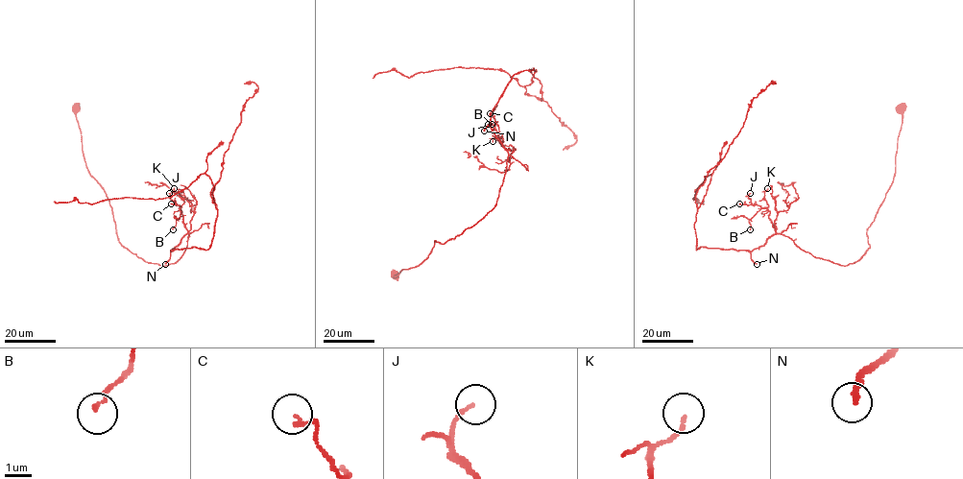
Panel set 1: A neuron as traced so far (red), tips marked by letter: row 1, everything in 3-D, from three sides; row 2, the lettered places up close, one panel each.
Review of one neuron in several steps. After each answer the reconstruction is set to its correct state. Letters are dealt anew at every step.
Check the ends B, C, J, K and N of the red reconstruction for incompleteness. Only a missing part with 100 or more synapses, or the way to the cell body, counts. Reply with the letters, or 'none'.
N

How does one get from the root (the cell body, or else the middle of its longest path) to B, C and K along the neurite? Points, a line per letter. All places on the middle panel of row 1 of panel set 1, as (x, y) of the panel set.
B: (396, 275), (419, 266), (435, 241), (453, 239), (495, 204), (508, 153), (499, 139), (498, 126), (492, 124)
C: (396, 275), (419, 266), (431, 252), (435, 241), (443, 244), (453, 239), (495, 204), (508, 153), (490, 113)
K: (396, 275), (419, 266), (435, 241), (453, 239), (494, 206), (508, 153), (501, 139), (493, 141)

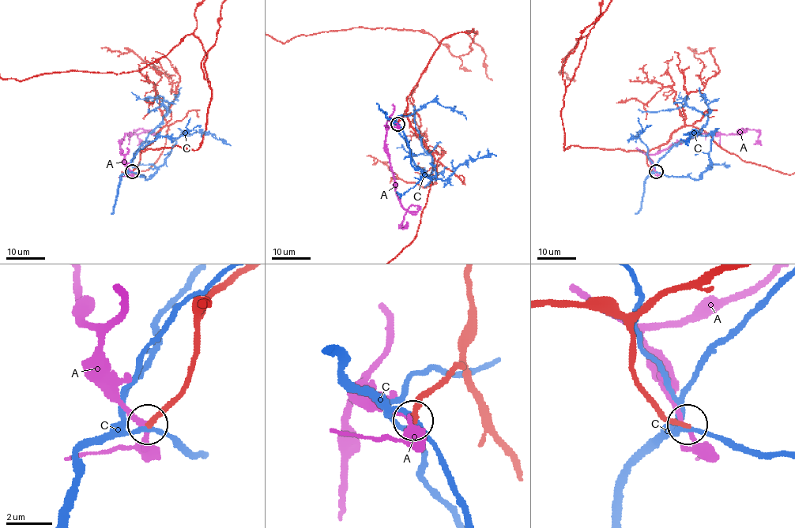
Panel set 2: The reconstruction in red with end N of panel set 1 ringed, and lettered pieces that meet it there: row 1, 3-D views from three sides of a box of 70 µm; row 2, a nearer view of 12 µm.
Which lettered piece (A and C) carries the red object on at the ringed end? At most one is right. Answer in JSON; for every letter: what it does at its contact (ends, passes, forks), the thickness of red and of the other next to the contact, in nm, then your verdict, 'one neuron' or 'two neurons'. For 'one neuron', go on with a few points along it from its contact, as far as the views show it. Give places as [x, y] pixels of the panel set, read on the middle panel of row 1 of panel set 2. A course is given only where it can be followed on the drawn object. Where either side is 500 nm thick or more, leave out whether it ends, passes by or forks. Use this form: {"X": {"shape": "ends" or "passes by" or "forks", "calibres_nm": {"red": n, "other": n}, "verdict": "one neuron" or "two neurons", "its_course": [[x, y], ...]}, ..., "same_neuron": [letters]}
{"A": {"shape": "passes by", "calibres_nm": {"red": 220, "other": 190}, "verdict": "two neurons"}, "C": {"shape": "passes by", "calibres_nm": {"red": 220, "other": 170}, "verdict": "two neurons"}, "same_neuron": []}

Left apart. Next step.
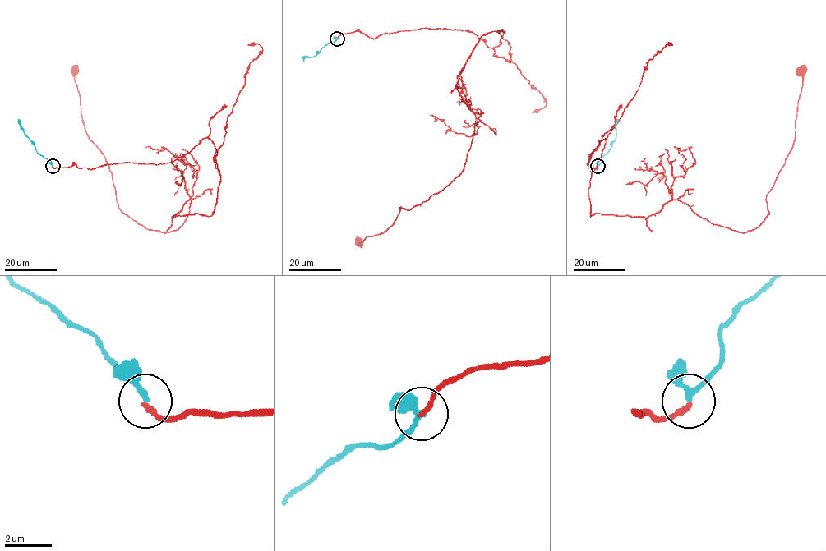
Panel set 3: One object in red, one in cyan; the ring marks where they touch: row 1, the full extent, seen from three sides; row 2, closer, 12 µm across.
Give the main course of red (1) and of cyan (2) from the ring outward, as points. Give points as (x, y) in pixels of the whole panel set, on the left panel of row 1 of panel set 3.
1: (53, 167), (173, 163), (209, 138), (214, 212), (173, 218), (191, 199), (166, 232), (124, 213), (75, 70)
2: (53, 166), (36, 150), (19, 119)

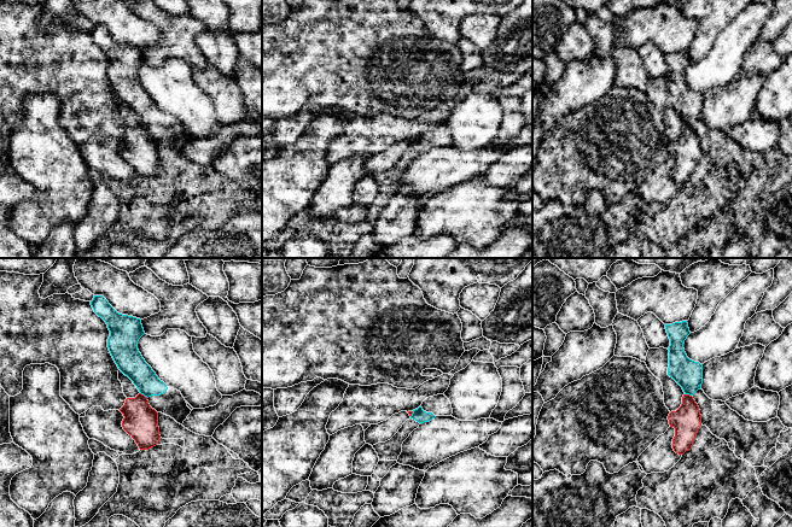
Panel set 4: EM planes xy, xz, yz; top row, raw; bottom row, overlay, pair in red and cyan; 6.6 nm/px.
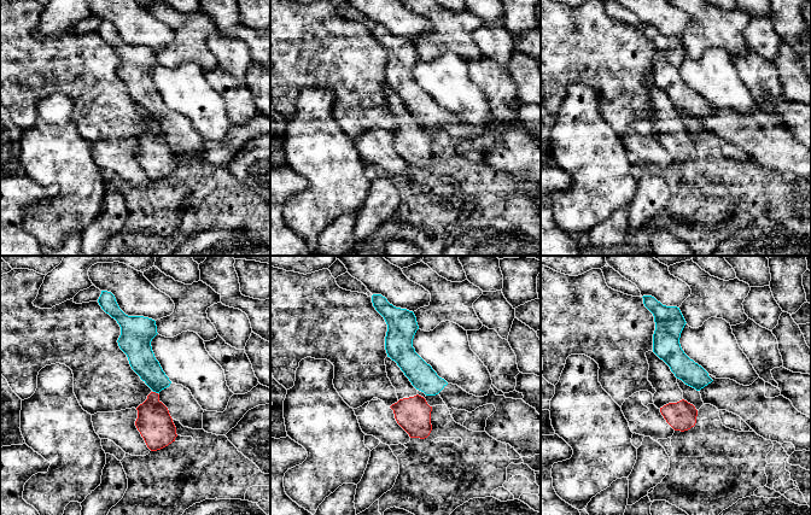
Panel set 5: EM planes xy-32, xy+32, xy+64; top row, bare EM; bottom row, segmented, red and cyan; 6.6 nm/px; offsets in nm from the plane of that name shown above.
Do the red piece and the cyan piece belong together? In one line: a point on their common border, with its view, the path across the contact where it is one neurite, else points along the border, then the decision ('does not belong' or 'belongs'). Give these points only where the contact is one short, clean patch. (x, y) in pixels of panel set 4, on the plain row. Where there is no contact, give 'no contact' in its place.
contact xy (143, 124); border xy (140, 122), (147, 127); does not belong

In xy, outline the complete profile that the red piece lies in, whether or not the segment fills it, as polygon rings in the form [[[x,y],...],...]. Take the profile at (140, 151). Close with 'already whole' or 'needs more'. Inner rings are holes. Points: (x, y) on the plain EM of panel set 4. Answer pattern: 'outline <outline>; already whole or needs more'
outline [[[118,100],[118,110],[127,127],[120,139],[124,148],[123,159],[135,170],[140,180],[148,180],[162,169],[158,157],[158,142],[148,134],[147,127],[141,124],[133,111]]]; needs more

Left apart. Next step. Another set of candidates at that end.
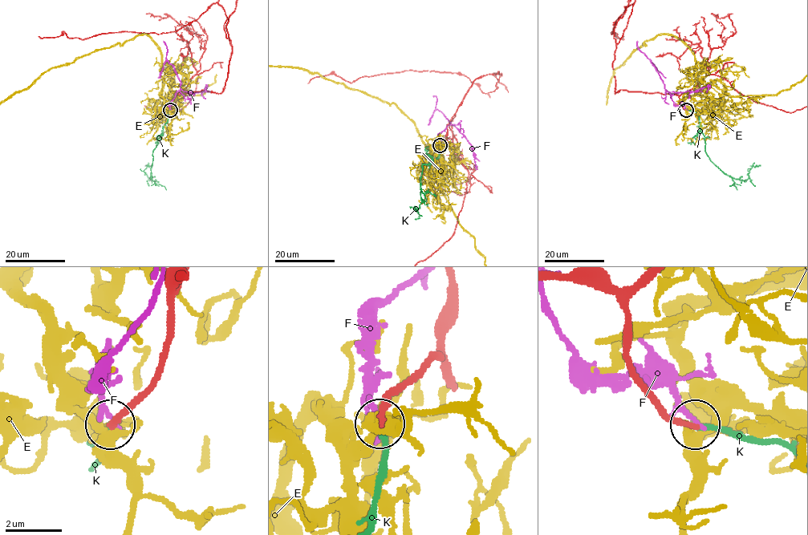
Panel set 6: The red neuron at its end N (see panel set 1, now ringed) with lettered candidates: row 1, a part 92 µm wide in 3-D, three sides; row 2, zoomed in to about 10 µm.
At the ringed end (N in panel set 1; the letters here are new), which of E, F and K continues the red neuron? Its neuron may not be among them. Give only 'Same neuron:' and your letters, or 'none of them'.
Same neuron: K

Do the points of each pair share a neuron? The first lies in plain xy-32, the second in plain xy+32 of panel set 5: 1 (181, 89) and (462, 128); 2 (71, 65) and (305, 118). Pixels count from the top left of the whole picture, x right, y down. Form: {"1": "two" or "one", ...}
{"1": "two", "2": "two"}

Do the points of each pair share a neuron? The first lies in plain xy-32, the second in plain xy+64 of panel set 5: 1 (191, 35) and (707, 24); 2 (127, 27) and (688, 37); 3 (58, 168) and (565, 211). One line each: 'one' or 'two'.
1: one
2: two
3: one

